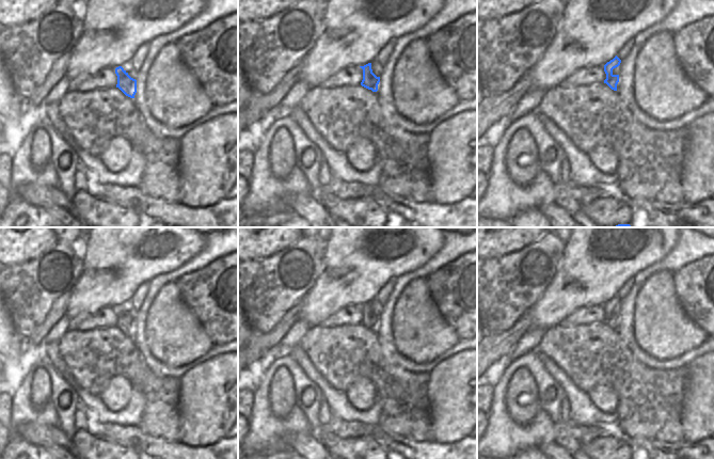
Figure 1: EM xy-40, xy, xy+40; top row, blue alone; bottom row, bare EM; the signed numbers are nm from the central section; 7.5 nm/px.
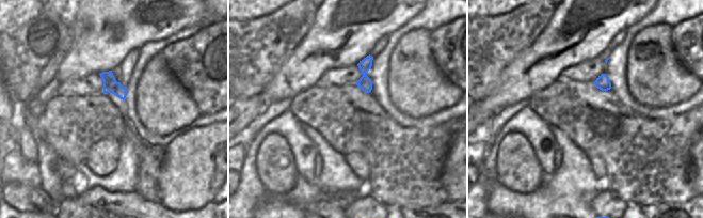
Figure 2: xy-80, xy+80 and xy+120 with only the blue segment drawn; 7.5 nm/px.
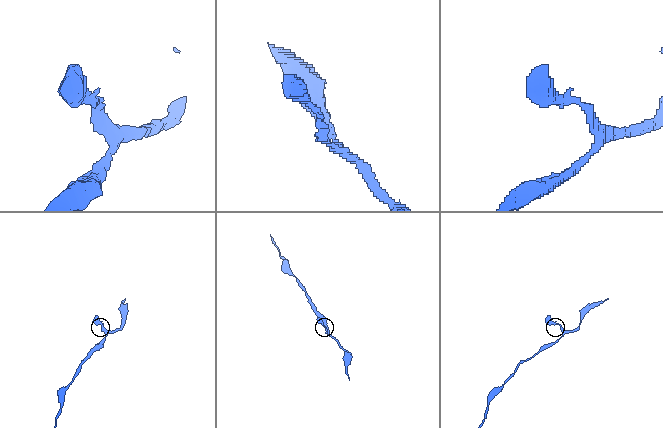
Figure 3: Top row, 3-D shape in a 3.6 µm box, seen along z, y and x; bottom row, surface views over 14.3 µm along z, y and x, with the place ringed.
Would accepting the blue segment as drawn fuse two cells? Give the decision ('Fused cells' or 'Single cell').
Single cell

